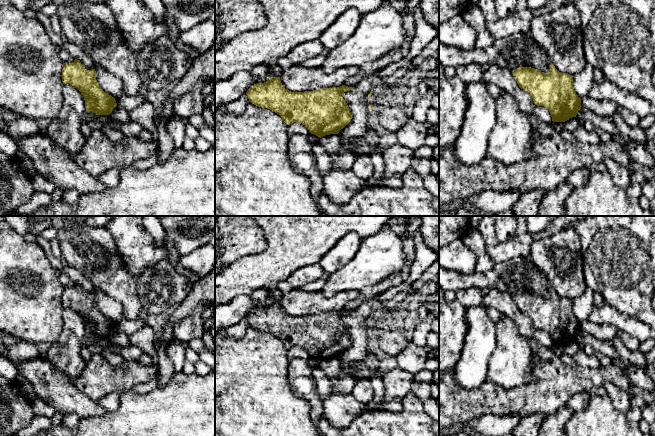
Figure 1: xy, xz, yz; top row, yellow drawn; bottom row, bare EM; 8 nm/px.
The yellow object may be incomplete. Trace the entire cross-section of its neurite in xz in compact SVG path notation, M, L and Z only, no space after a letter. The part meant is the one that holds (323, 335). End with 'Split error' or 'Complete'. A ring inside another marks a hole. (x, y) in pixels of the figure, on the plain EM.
M280 301L252 309L246 316L249 325L279 338L287 349L300 346L311 358L323 361L338 358L351 345L343 317L354 311L321 312L313 315L286 314Z. Complete

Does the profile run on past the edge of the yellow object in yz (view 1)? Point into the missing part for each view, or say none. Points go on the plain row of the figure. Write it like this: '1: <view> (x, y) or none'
1: none

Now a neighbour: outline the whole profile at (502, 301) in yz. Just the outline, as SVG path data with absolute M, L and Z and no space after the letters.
M491 289L488 294L483 295L483 302L510 318L517 325L522 336L527 339L533 337L536 329L531 318L519 311L510 293Z

